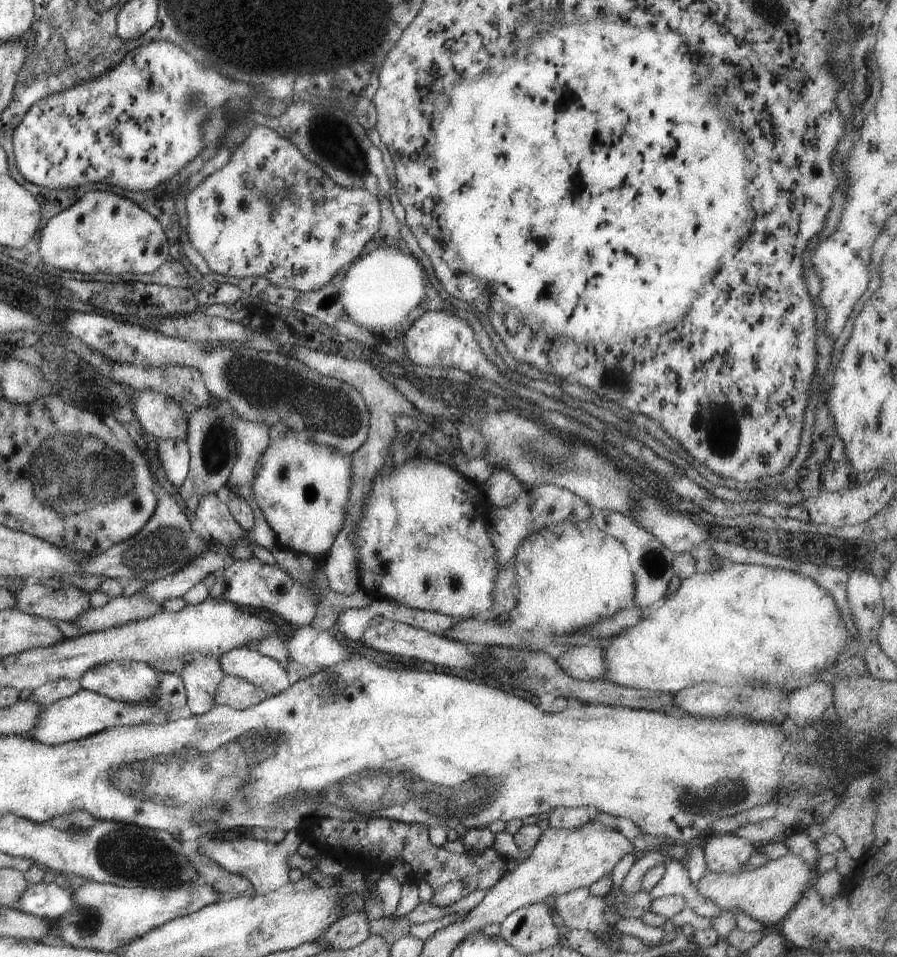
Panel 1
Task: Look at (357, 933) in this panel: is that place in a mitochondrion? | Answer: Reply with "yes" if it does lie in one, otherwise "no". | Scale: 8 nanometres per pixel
no

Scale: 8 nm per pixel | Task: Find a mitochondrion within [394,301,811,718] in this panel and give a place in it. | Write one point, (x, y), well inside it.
(654, 564)

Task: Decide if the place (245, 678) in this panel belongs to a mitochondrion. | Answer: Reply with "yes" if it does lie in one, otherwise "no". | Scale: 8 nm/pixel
no

